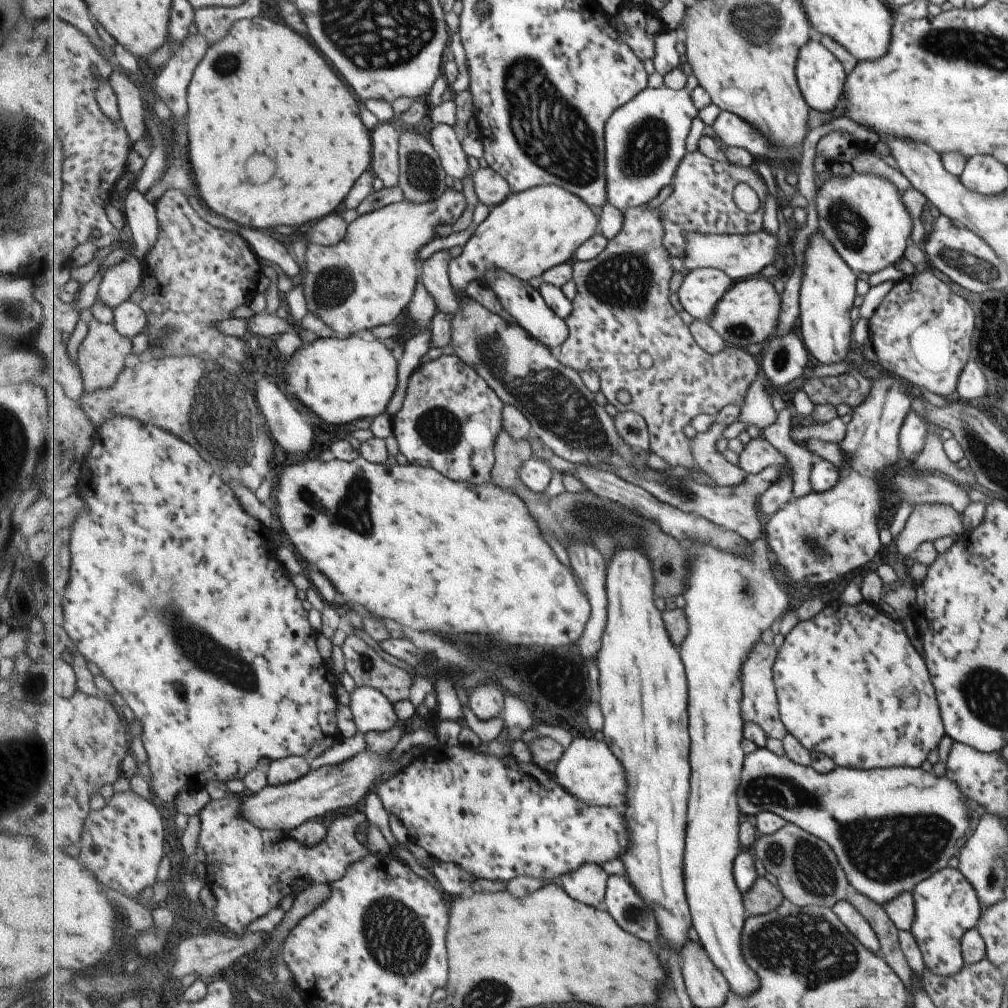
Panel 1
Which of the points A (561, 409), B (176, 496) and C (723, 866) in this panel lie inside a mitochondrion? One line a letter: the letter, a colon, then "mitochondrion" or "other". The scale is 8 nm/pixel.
A: mitochondrion
B: other
C: other

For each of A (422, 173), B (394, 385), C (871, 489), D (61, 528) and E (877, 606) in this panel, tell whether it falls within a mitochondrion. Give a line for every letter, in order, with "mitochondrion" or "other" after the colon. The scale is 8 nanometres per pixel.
A: mitochondrion
B: other
C: other
D: other
E: other

